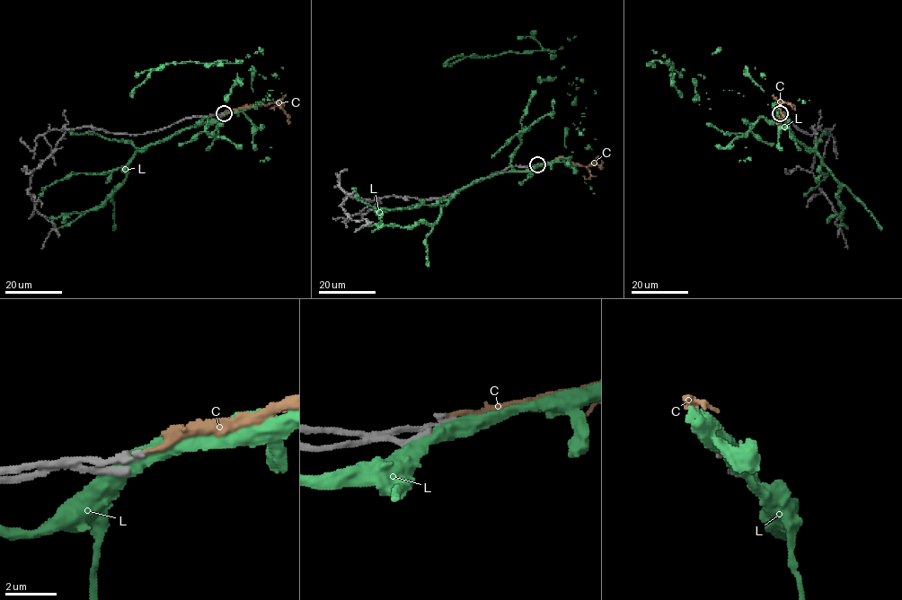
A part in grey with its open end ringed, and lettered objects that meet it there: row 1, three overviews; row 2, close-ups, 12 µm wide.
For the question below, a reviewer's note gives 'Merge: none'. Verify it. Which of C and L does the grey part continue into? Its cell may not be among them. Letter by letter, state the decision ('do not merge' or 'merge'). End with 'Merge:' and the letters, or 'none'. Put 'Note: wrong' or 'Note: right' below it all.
C: do not merge
L: do not merge
Merge: none
Note: right

